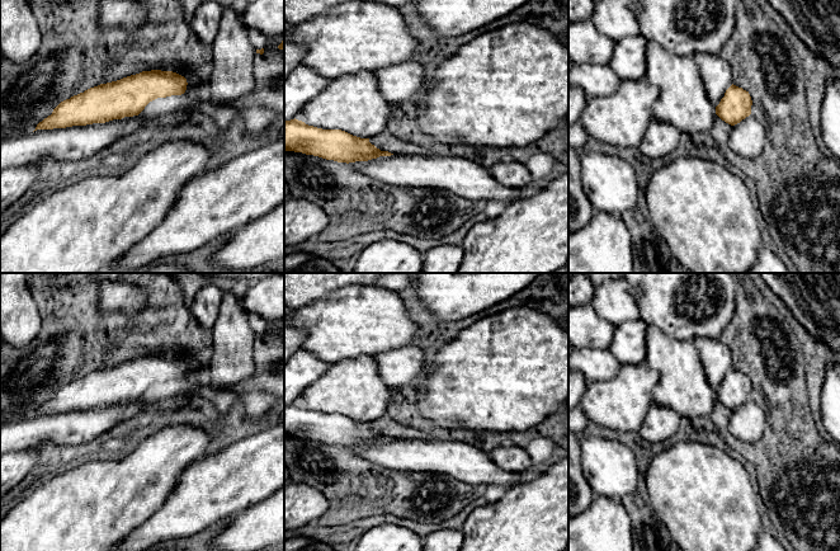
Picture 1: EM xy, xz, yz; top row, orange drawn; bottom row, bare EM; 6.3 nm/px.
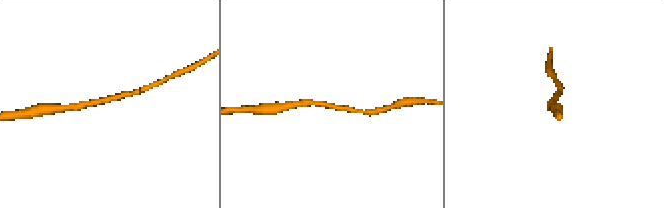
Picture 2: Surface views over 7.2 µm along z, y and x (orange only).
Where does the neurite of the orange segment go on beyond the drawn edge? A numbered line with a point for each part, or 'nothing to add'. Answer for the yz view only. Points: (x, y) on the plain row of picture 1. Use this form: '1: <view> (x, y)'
1: yz (748, 423)

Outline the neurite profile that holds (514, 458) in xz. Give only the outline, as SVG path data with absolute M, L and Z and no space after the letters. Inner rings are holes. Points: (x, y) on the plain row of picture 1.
M496 447L491 451L496 466L508 472L527 472L533 470L532 460L524 447Z

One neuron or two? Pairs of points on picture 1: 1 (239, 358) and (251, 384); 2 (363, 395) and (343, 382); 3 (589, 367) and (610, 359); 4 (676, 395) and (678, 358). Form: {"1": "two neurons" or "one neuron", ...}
{"1": "two neurons", "2": "one neuron", "3": "one neuron", "4": "one neuron"}

